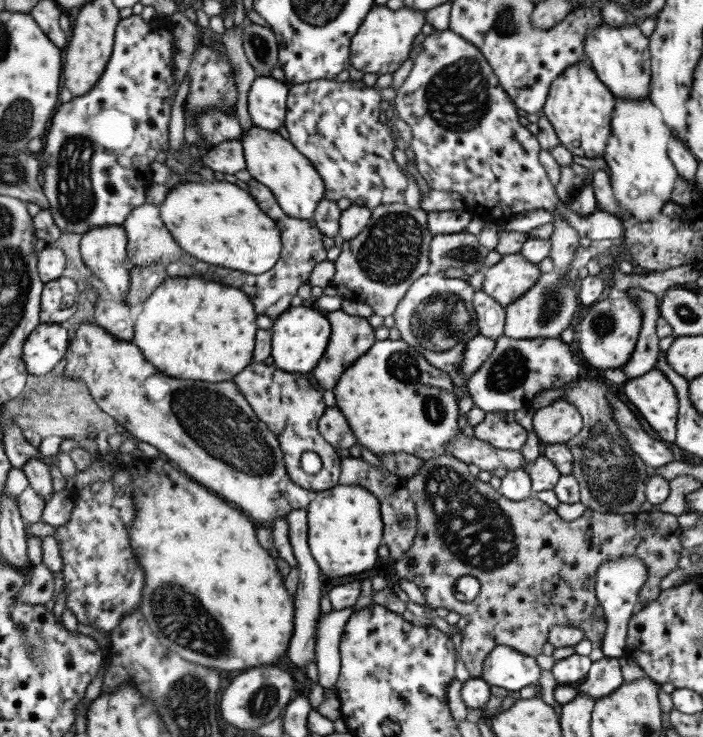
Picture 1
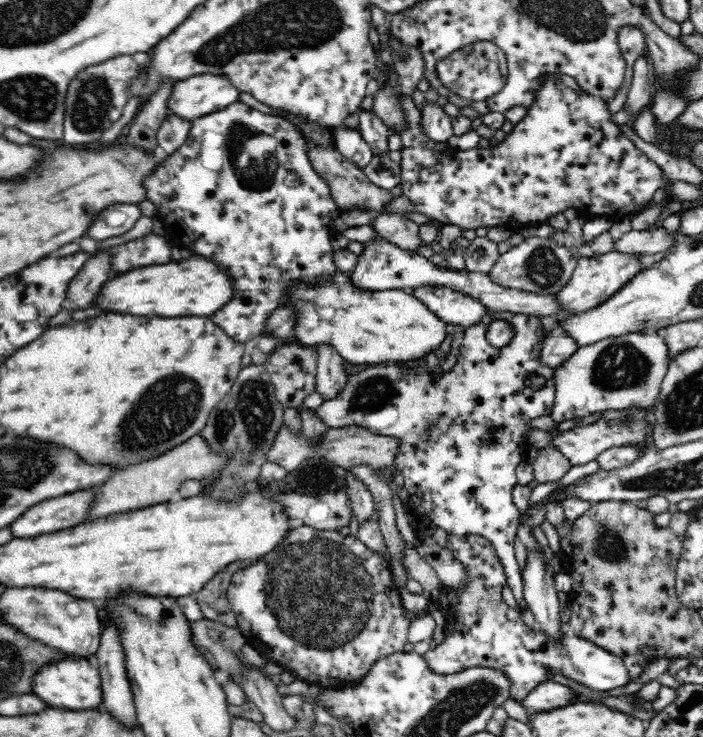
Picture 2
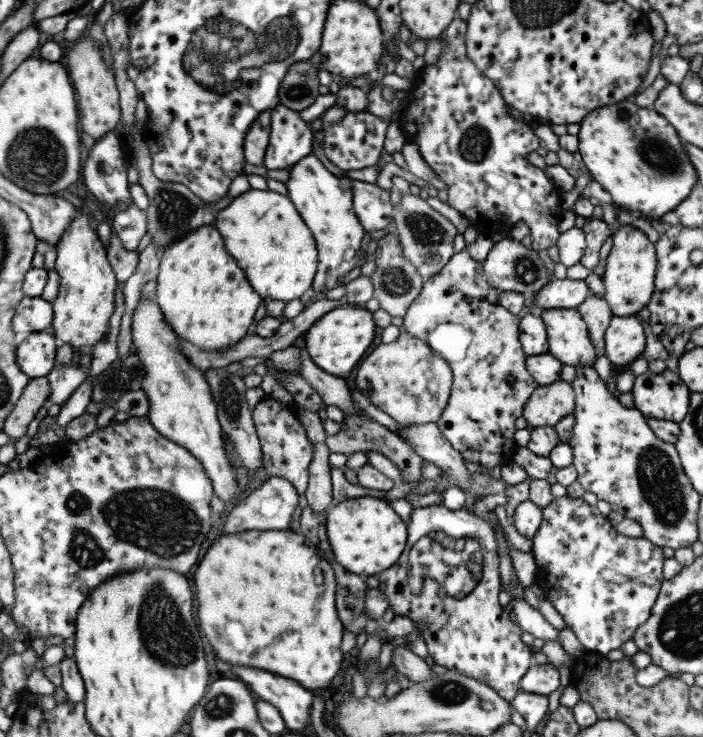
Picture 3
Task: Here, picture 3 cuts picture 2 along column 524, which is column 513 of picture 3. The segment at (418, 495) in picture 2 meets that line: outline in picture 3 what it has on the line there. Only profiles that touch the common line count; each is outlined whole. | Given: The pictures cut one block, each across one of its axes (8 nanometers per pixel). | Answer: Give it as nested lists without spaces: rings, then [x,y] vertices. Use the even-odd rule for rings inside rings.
[[[464,247],[453,253],[439,272],[422,281],[419,294],[401,318],[407,335],[423,341],[435,355],[449,364],[452,375],[450,393],[435,423],[449,445],[461,454],[464,462],[480,465],[483,468],[481,473],[485,475],[491,467],[501,467],[511,460],[517,448],[513,440],[516,430],[513,422],[522,415],[523,405],[538,386],[525,369],[526,355],[518,340],[520,318],[498,304],[498,294],[499,291],[490,287],[484,279],[481,263],[473,260]],[[513,598],[512,612],[515,614],[516,624],[520,626],[522,632],[529,632],[534,638],[541,638],[543,641],[554,640],[558,642],[559,636],[538,610],[529,607],[523,598]]]

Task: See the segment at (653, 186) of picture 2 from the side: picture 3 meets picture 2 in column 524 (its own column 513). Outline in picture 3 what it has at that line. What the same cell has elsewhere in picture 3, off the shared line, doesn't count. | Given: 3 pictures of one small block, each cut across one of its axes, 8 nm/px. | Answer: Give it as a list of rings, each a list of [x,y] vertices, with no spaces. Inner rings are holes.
[[[456,17],[444,28],[444,31],[441,32],[439,37],[442,49],[437,57],[436,63],[423,66],[418,73],[413,87],[406,91],[407,106],[405,107],[405,112],[402,112],[399,116],[399,128],[401,128],[402,133],[407,137],[405,141],[410,141],[417,147],[417,152],[419,152],[419,156],[421,156],[423,162],[428,164],[431,170],[446,184],[446,203],[451,206],[451,208],[455,208],[459,213],[465,214],[465,216],[471,220],[470,226],[472,226],[479,235],[483,234],[483,237],[489,238],[491,234],[507,232],[507,230],[511,230],[517,222],[521,222],[521,224],[525,224],[525,226],[529,228],[529,236],[531,236],[532,240],[530,248],[533,250],[546,250],[555,244],[559,236],[557,221],[563,213],[561,207],[559,207],[562,191],[553,186],[553,183],[549,181],[549,178],[545,176],[541,169],[531,165],[529,161],[527,161],[527,154],[533,152],[533,150],[537,150],[537,135],[534,134],[529,123],[511,117],[509,113],[505,112],[507,111],[507,105],[503,102],[499,89],[492,83],[492,80],[489,80],[489,77],[486,77],[482,72],[477,70],[477,67],[466,55],[464,43],[465,33],[465,21]]]

